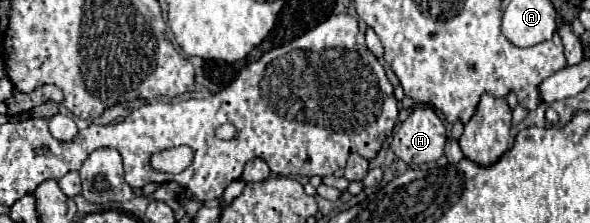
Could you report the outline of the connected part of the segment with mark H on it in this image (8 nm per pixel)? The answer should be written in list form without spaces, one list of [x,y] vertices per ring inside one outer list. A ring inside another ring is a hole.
[[[415,108],[391,140],[391,150],[409,166],[435,162],[443,156],[445,124],[433,108]]]

